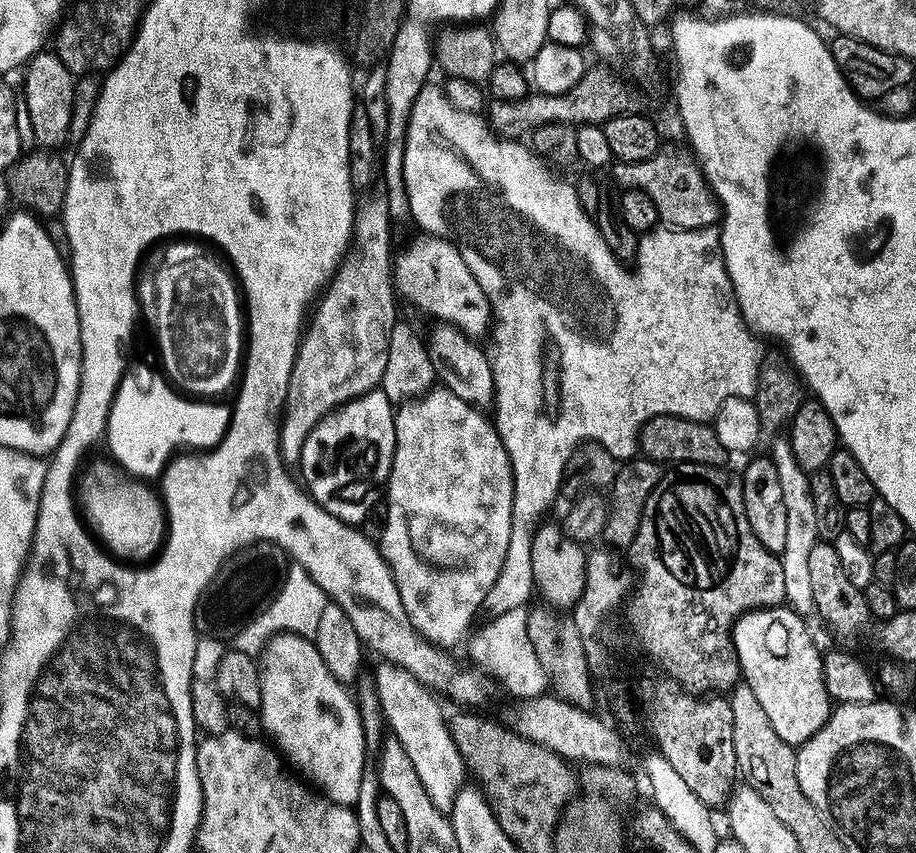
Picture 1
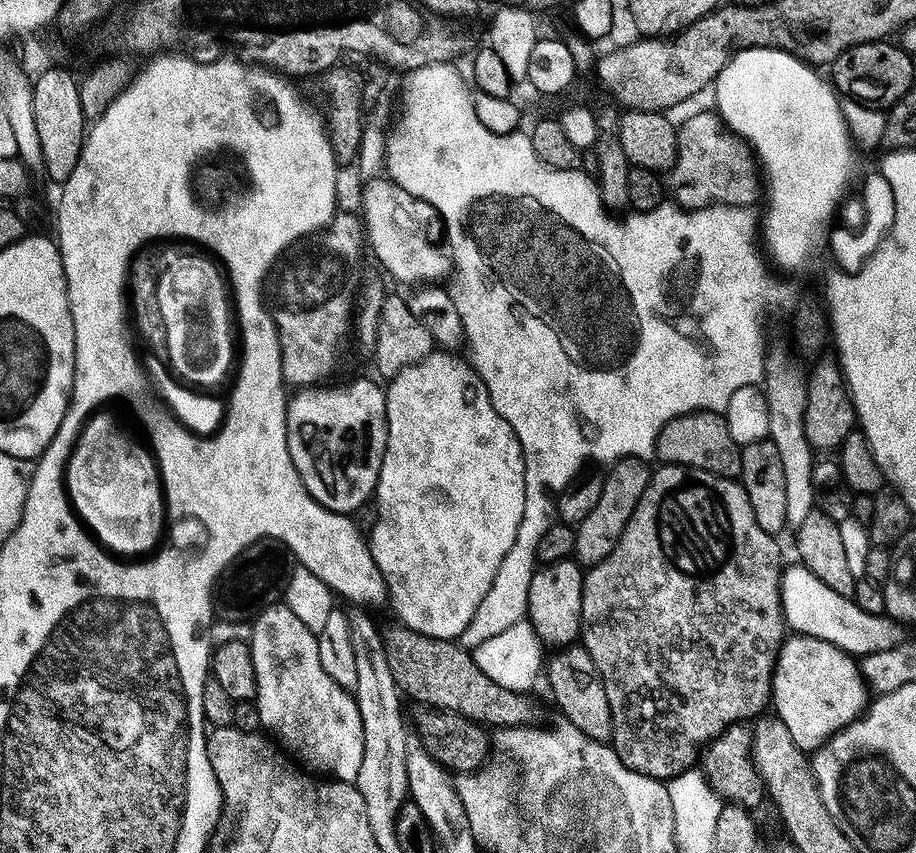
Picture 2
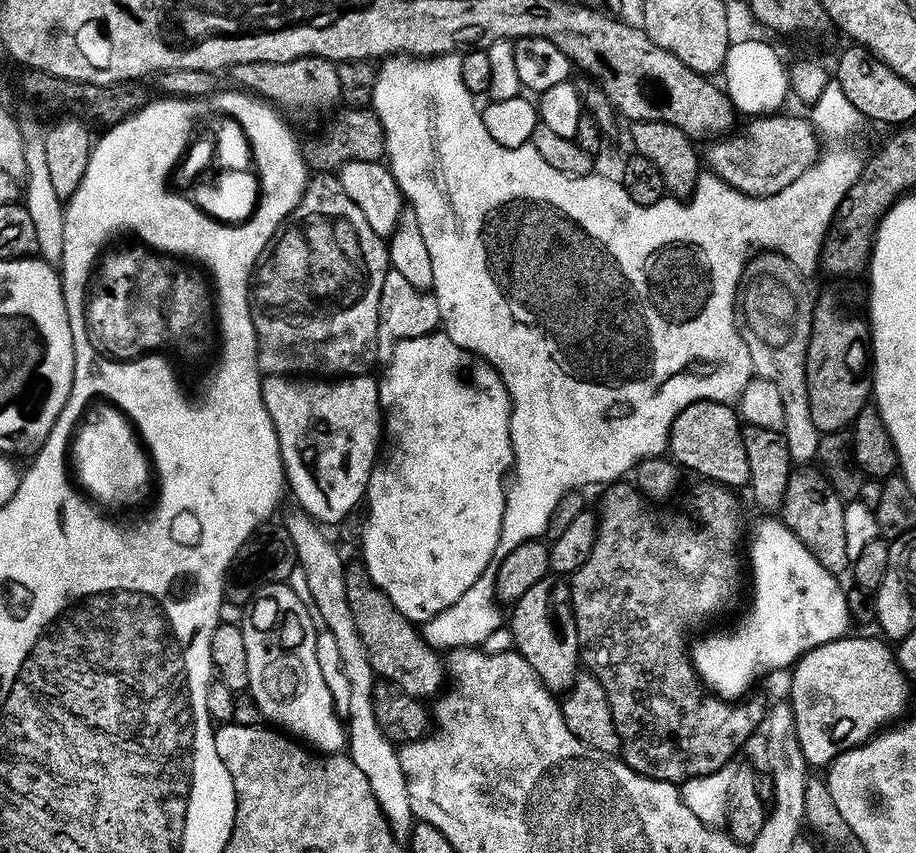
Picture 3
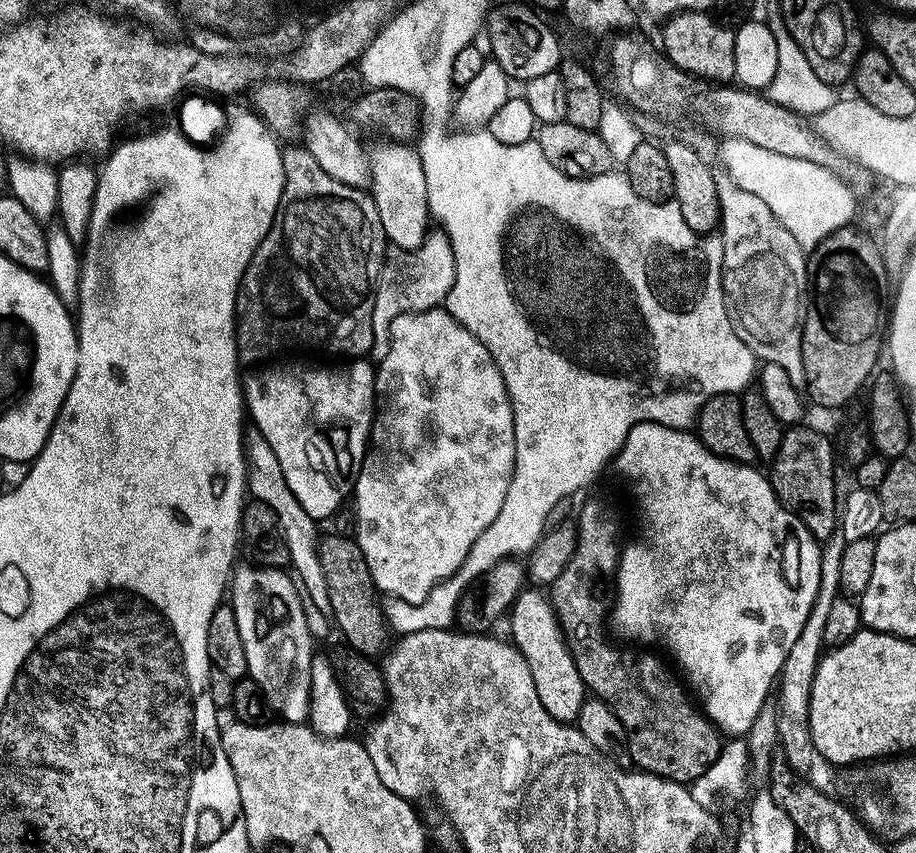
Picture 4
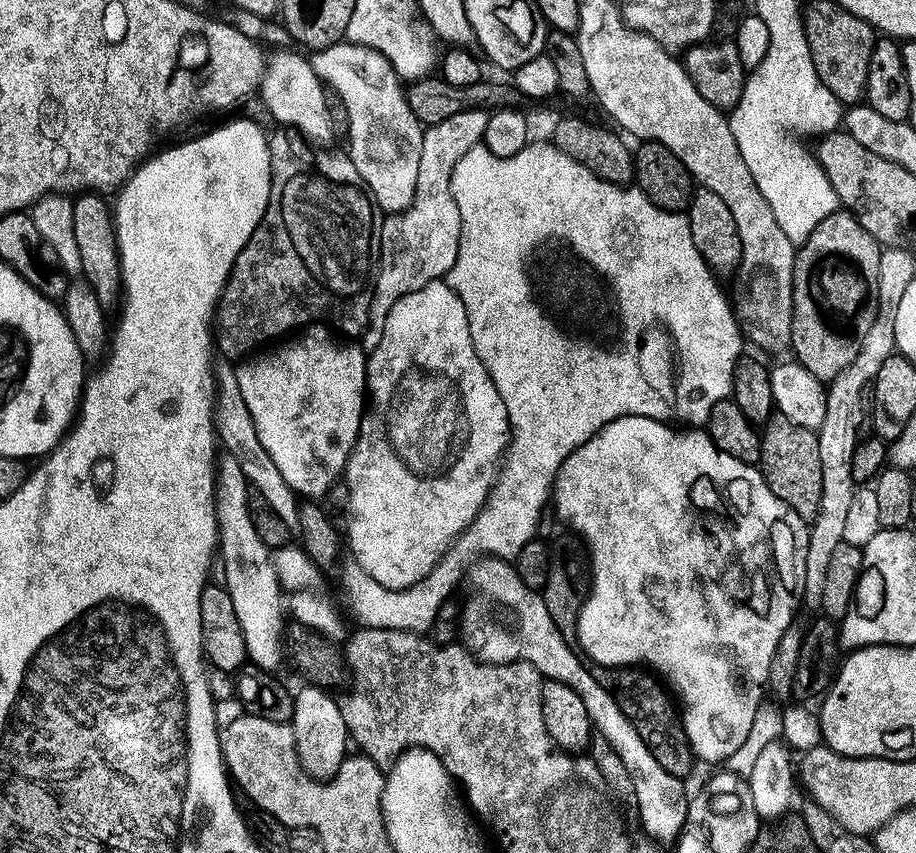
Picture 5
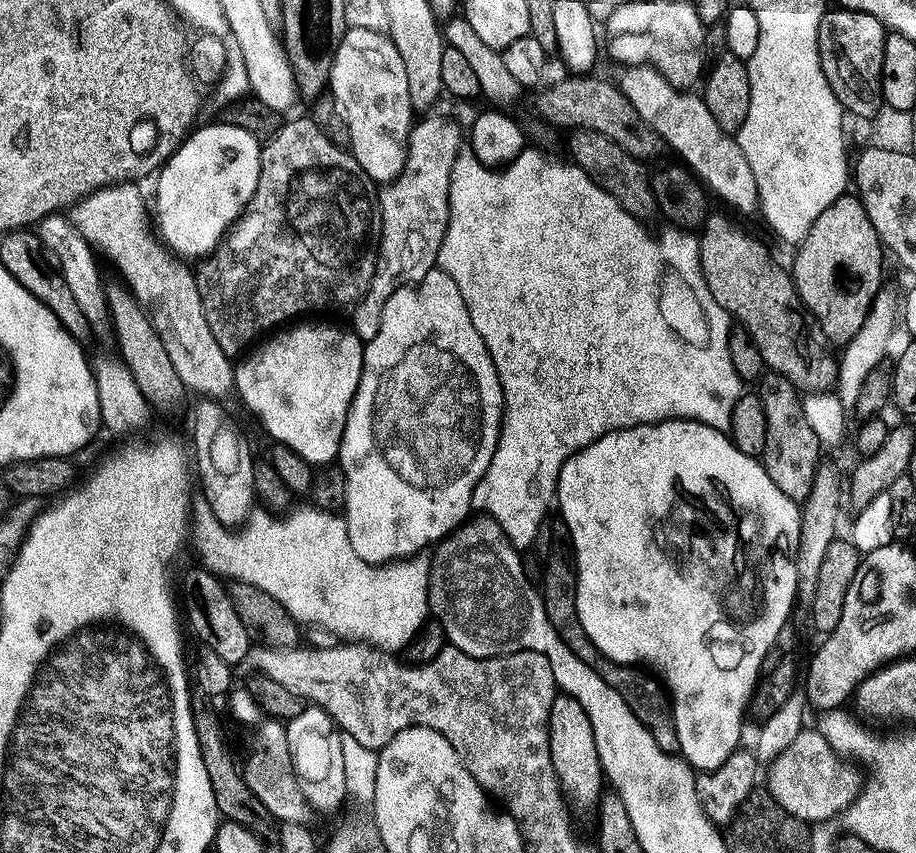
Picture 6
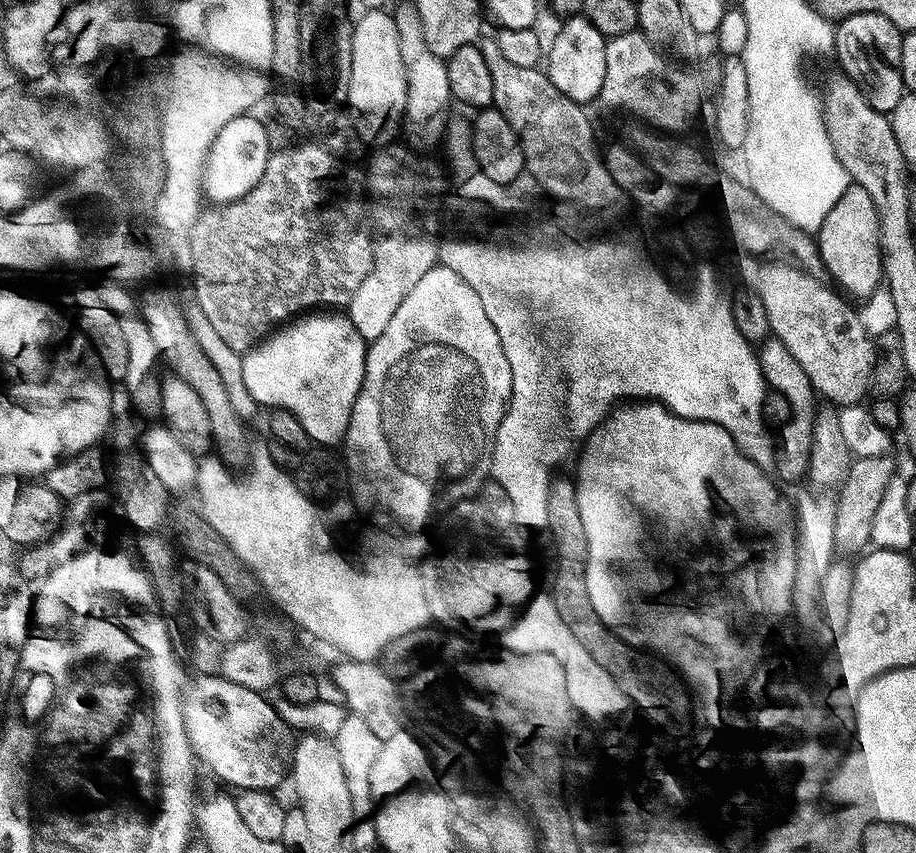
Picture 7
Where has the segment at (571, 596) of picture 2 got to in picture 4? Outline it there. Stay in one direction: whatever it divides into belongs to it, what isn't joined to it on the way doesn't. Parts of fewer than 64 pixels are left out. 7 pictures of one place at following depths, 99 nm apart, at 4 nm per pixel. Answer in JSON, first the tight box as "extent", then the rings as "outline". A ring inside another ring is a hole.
{"extent":[508,589,588,723],"outline":[[[523,589],[508,612],[509,618],[511,641],[530,666],[534,688],[542,706],[555,721],[575,723],[588,698],[587,681],[583,674],[581,676],[577,659],[564,639],[551,599],[541,589]]]}

